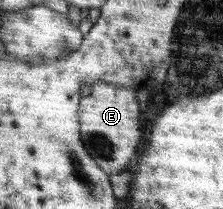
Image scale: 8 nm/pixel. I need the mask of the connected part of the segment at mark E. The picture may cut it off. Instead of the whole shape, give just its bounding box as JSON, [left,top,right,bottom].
[79,82,142,174]

